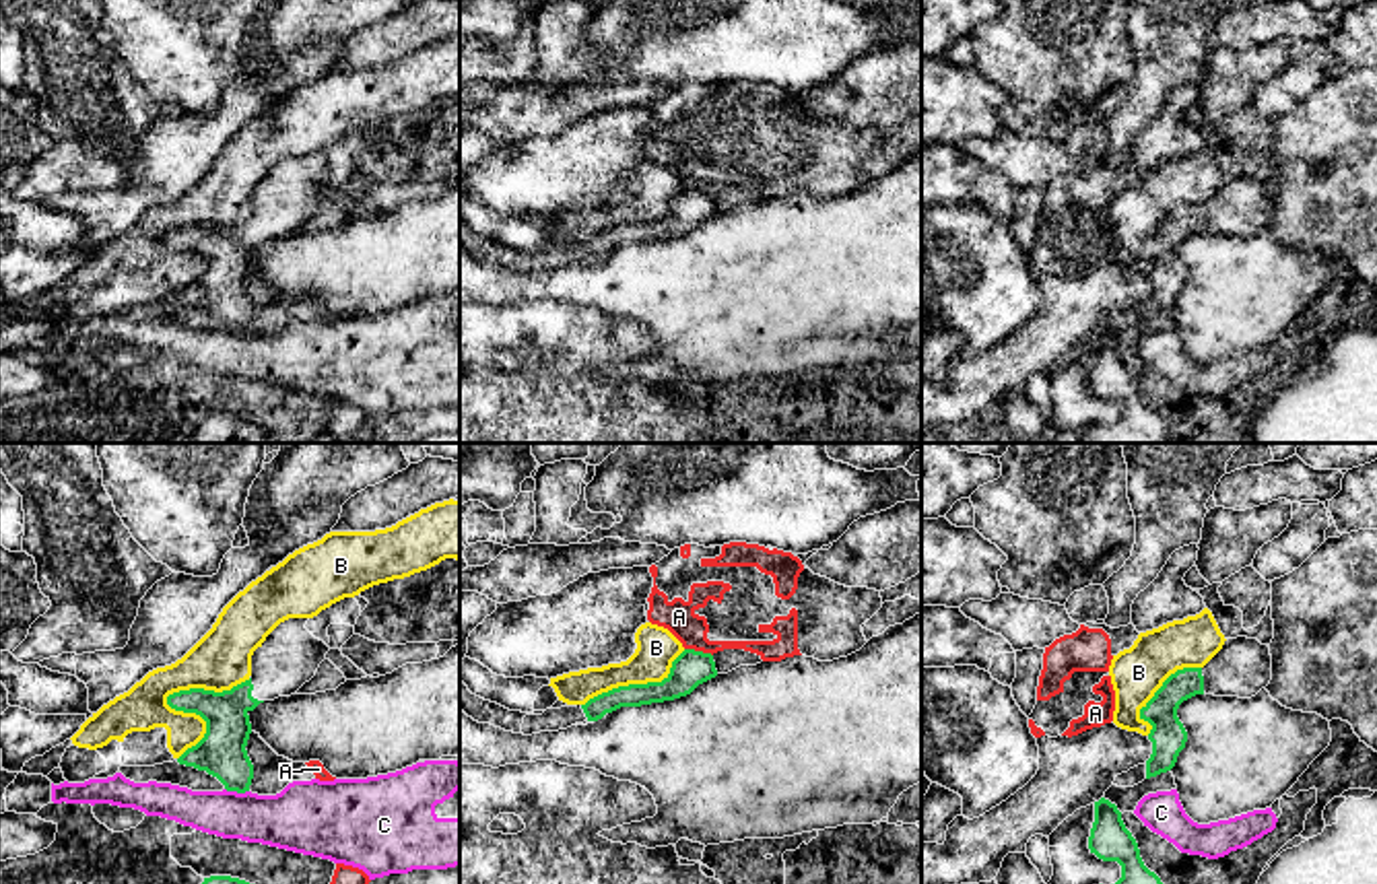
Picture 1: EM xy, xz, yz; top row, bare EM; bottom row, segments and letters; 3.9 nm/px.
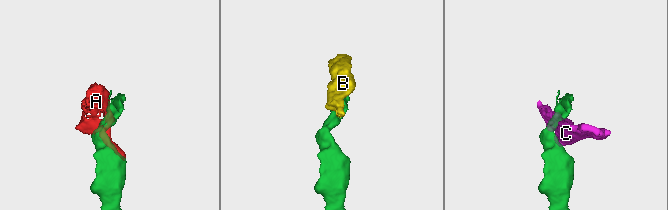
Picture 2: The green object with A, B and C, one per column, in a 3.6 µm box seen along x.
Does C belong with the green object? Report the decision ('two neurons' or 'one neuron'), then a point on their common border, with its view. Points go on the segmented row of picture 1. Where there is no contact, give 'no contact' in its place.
two neurons; meets green in xy at (238, 792)

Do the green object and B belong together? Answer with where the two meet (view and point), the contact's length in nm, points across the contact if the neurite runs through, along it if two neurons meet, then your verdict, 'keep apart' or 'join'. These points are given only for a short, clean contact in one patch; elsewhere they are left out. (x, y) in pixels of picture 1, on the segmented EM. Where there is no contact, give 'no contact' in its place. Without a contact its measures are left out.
xy (168, 697) | 420 nm | keep apart

